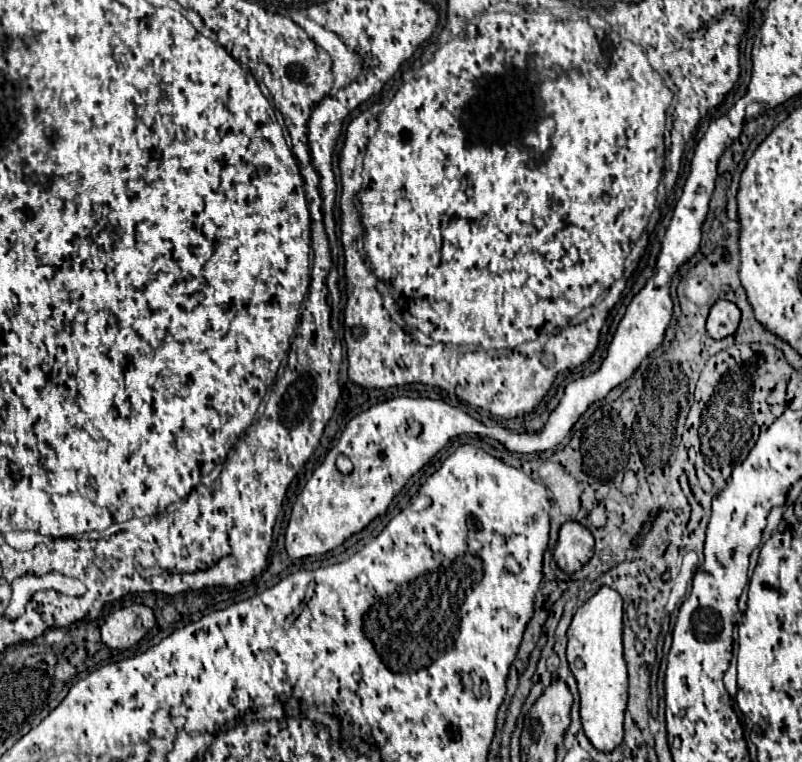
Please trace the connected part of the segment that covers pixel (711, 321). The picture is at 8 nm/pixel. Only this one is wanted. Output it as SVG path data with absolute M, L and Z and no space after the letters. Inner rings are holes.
M719 299L707 317L707 333L711 335L711 339L723 339L735 333L737 325L739 325L739 309L737 305L733 305L731 301Z

